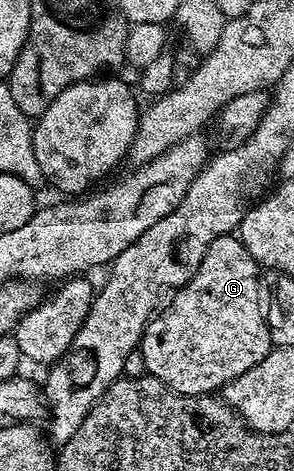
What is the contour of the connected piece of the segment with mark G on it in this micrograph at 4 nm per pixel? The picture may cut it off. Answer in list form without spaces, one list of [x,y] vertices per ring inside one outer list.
[[[228,234],[212,241],[192,281],[169,296],[168,302],[151,318],[142,334],[140,350],[147,372],[181,395],[208,395],[240,377],[240,373],[248,373],[252,365],[264,361],[272,344],[269,326],[260,309],[260,287],[260,264],[248,249],[244,249],[241,238]]]

